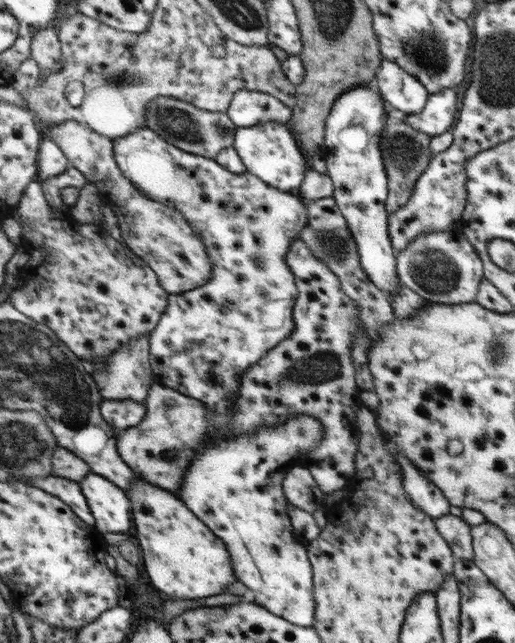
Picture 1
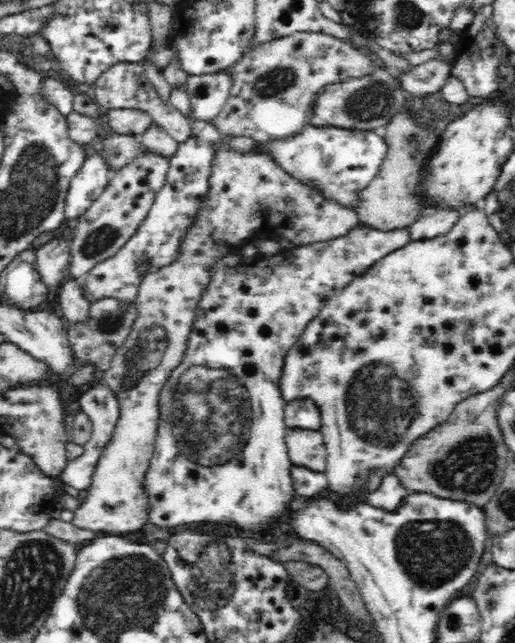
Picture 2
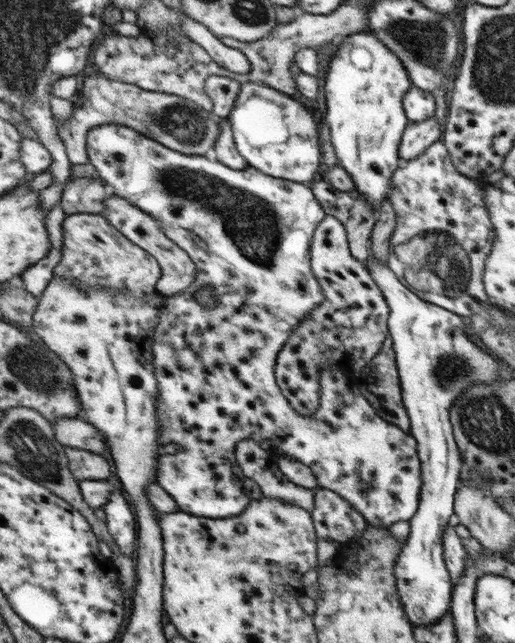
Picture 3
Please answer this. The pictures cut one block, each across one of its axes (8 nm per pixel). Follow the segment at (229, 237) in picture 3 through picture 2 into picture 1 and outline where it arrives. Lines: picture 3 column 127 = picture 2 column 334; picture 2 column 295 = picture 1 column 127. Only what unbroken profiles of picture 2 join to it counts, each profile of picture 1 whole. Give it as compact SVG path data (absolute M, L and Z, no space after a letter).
M148 128L138 129L138 132L130 136L116 139L115 151L122 174L150 199L178 209L205 241L206 248L210 248L209 255L214 256L216 265L213 269L214 280L211 278L210 284L179 295L169 295L169 306L156 330L148 338L157 384L201 401L210 412L210 424L214 423L221 430L210 442L204 444L204 448L196 452L177 496L226 542L234 569L237 570L238 581L248 588L248 596L268 612L284 617L286 621L312 627L316 606L312 590L312 568L306 548L296 544L290 516L285 513L290 504L284 492L284 479L292 456L297 458L302 453L317 450L320 439L324 437L322 424L311 417L291 417L284 424L286 428L268 426L260 428L254 436L226 438L226 433L230 431L230 421L234 419L232 410L228 408L234 404L234 396L238 388L241 388L240 380L244 379L244 370L248 373L250 364L256 364L264 354L286 341L294 332L292 306L298 290L295 288L294 274L286 264L286 253L290 243L301 239L302 230L309 224L309 208L296 192L282 192L248 171L242 174L230 172L210 158L194 156L172 146Z

